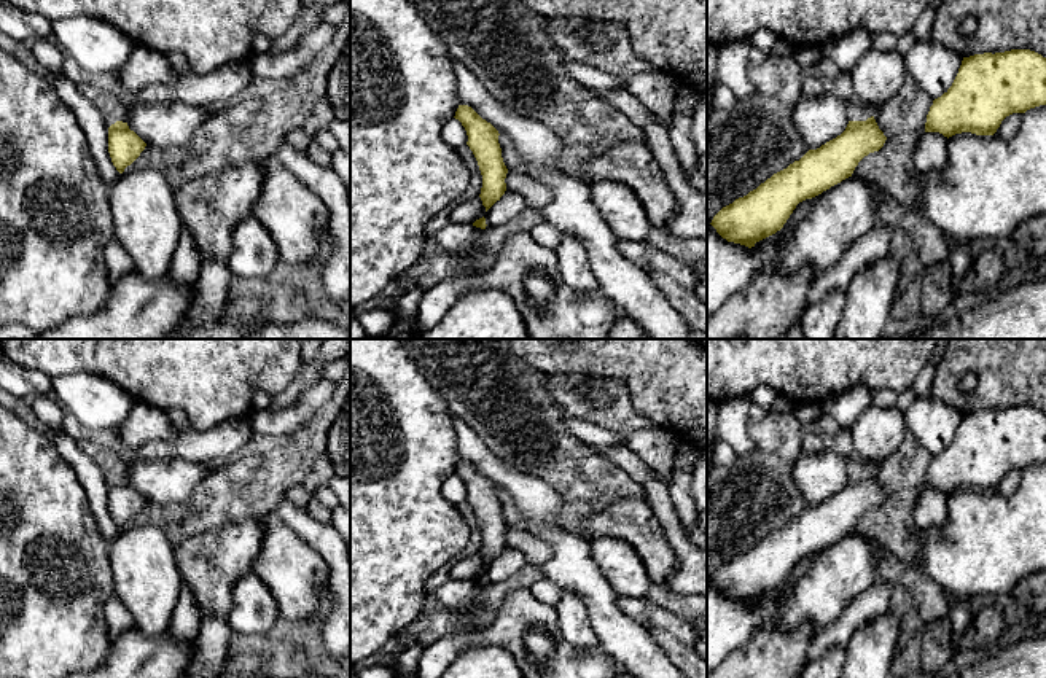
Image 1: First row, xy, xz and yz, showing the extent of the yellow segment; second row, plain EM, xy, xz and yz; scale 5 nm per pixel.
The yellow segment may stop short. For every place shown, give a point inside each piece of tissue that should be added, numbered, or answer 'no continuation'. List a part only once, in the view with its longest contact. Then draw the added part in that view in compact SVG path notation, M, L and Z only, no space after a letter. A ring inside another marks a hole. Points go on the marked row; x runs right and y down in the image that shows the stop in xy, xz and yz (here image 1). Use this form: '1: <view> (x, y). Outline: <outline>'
1: yz (855, 110). Outline: M845 100L845 111L849 121L866 121L872 116L866 103L861 103L860 100Z

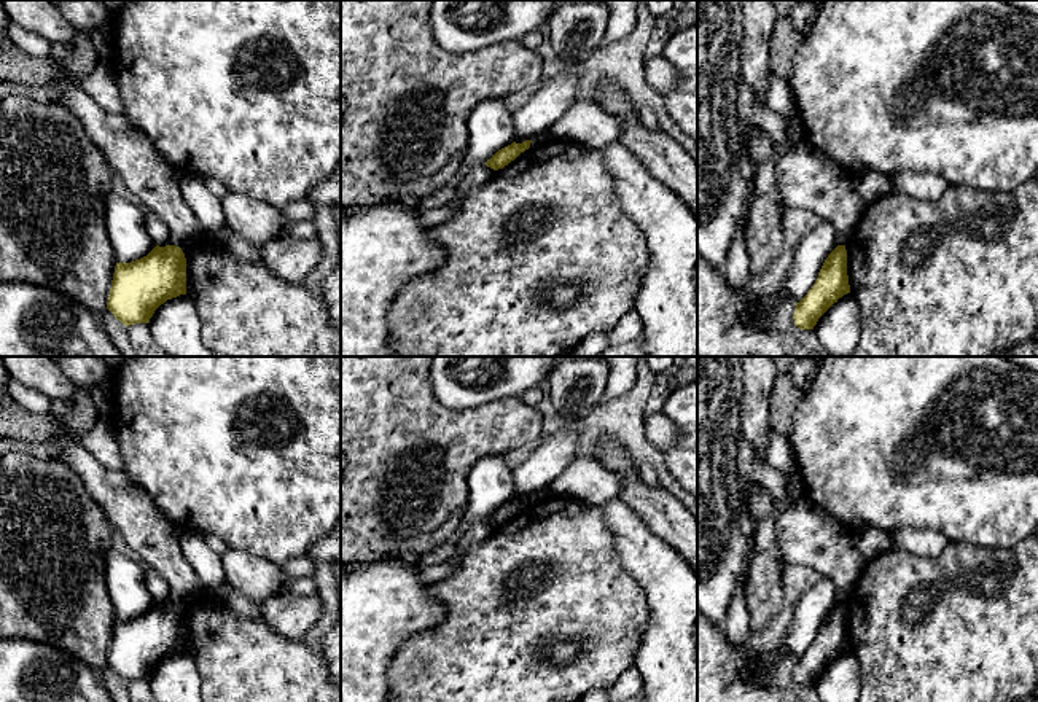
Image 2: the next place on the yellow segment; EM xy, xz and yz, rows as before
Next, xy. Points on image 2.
no continuation

